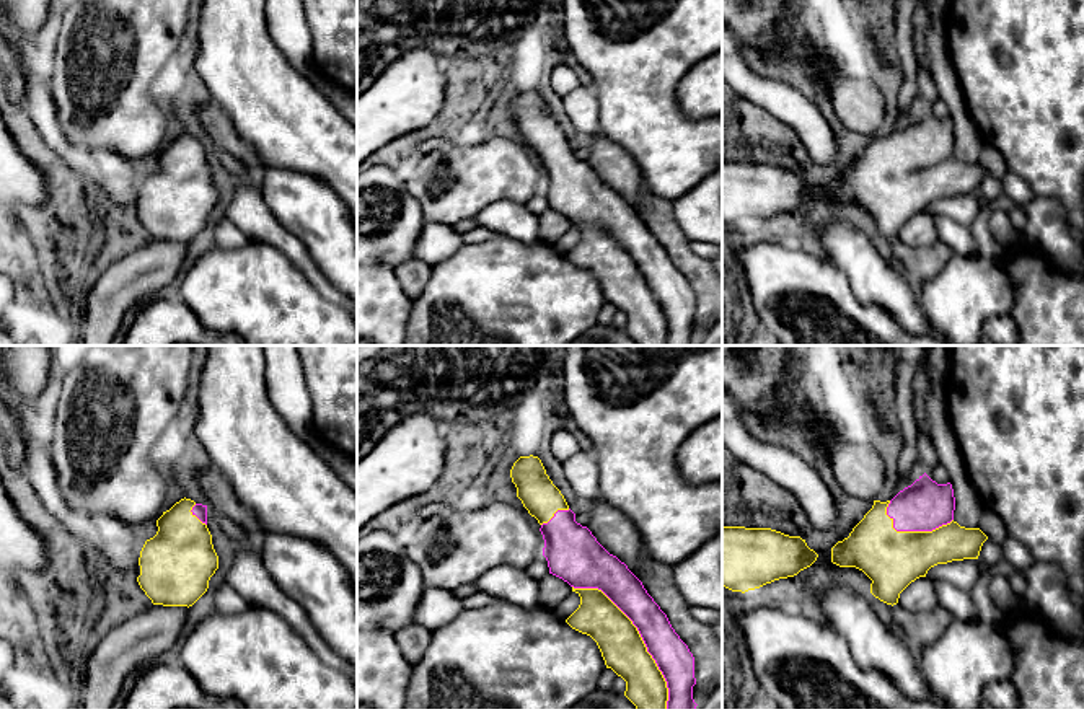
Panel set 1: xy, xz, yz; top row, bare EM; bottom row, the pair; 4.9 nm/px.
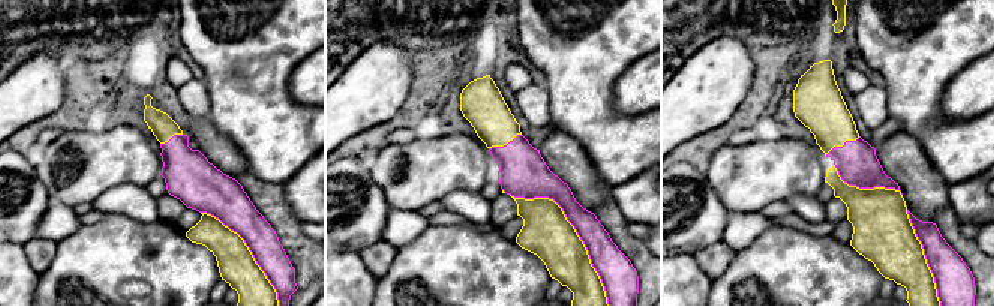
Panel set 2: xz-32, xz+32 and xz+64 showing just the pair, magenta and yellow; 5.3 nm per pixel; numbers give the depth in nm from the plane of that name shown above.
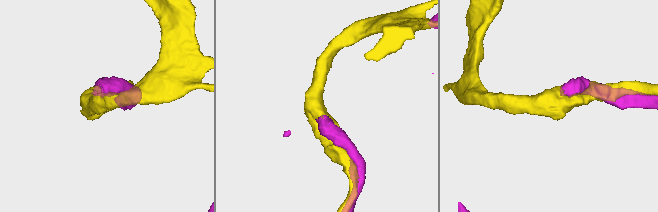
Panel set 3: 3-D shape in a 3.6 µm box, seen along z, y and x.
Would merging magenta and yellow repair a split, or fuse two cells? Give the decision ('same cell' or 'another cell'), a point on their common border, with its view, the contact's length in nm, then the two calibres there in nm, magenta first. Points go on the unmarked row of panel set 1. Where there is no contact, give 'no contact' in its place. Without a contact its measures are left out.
same cell | xz (641, 271) | 750 nm | 180/220 nm

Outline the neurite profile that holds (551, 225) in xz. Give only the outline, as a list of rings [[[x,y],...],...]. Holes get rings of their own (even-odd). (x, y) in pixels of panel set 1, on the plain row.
[[[548,209],[538,215],[538,240],[553,244],[571,227],[572,222],[567,217],[553,209]]]

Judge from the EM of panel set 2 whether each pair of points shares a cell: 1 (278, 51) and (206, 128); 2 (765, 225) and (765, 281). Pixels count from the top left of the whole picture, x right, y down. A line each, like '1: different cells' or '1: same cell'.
1: different cells
2: different cells

